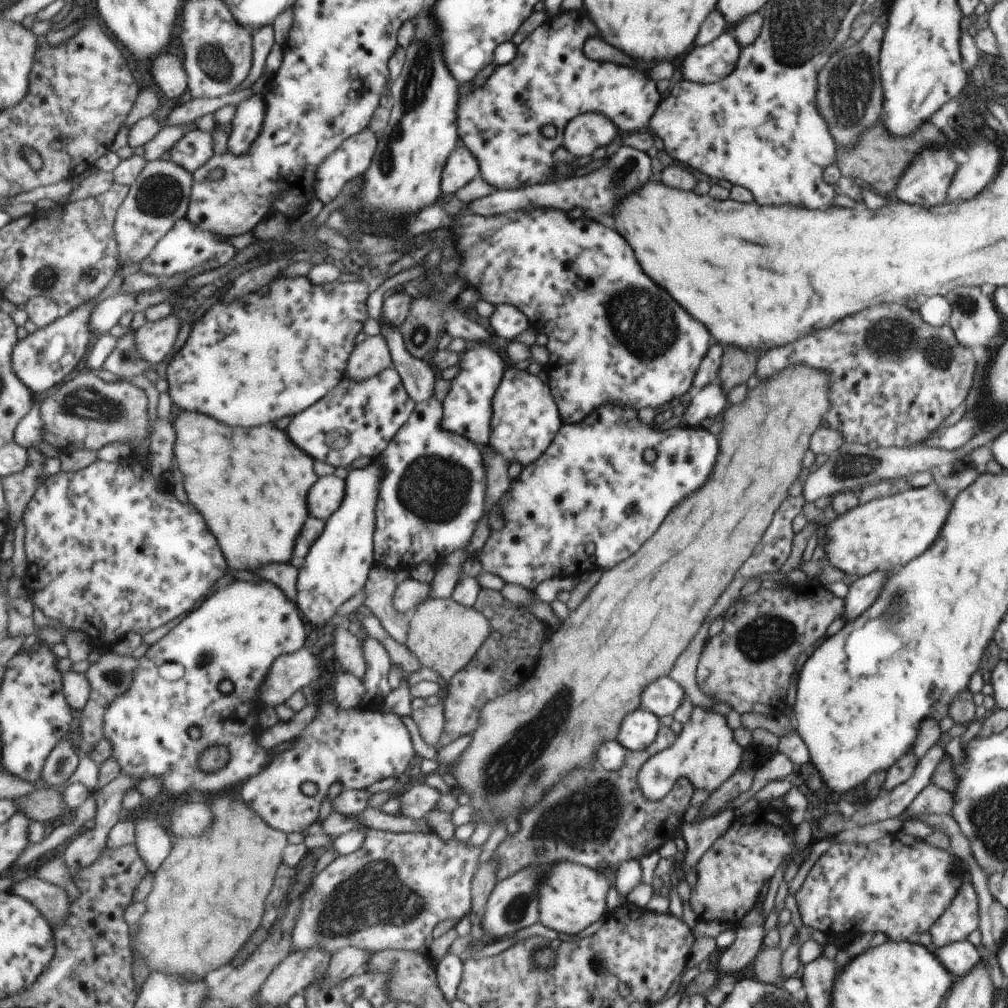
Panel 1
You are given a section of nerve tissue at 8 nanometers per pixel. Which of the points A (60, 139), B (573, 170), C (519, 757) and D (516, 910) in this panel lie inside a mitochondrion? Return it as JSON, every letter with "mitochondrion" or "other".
{"A":"other","B":"other","C":"mitochondrion","D":"mitochondrion"}

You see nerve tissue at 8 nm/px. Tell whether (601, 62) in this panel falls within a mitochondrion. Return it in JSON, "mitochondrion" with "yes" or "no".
{"mitochondrion":"no"}

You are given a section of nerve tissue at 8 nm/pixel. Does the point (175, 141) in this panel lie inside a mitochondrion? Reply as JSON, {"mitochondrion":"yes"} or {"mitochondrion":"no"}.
{"mitochondrion":"no"}

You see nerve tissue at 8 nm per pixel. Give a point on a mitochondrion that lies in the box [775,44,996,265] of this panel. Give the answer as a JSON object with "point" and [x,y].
{"point":[852,78]}

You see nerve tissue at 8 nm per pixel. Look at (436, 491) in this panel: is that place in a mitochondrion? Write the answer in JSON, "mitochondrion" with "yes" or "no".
{"mitochondrion":"yes"}

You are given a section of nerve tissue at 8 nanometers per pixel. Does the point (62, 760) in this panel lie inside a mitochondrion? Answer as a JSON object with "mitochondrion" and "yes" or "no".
{"mitochondrion":"yes"}

